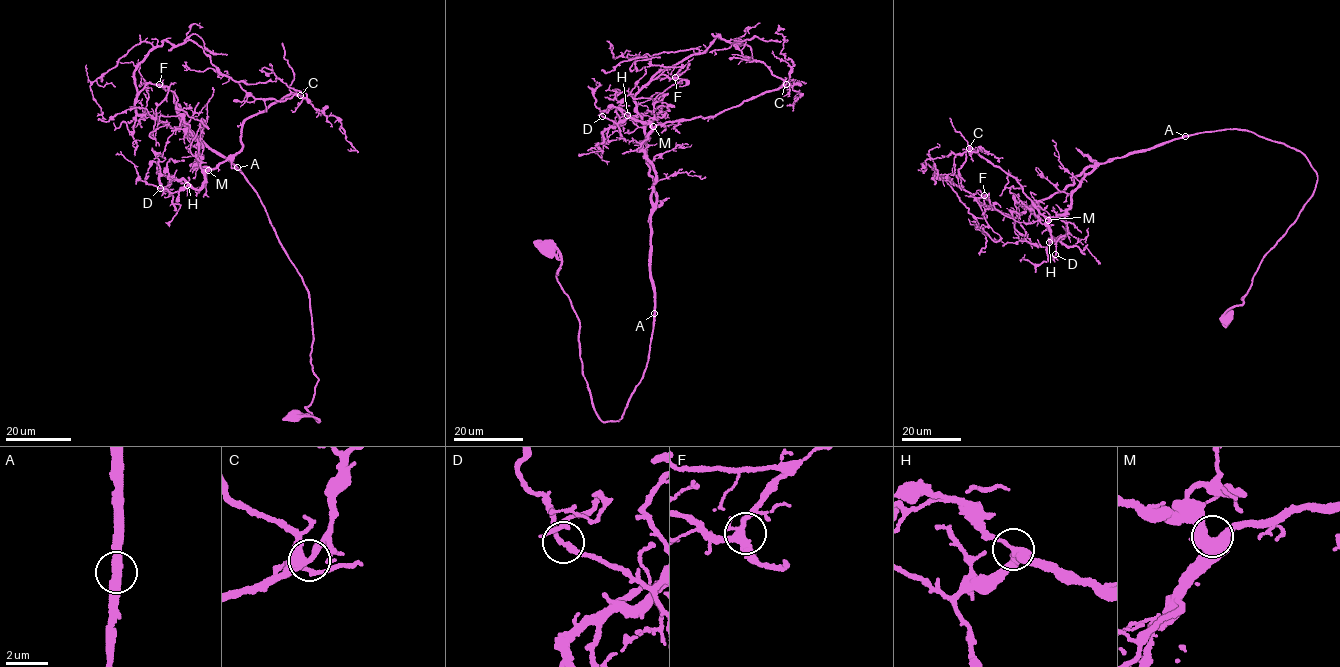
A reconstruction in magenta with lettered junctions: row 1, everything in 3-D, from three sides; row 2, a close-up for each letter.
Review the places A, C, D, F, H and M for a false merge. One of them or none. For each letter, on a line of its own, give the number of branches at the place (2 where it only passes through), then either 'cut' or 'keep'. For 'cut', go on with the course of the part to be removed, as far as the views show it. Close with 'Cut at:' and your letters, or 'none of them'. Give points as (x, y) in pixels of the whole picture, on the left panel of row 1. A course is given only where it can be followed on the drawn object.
A: branches 2; cut; course (236, 168), (184, 122), (179, 130), (134, 111), (135, 70), (165, 40), (191, 40), (237, 81), (276, 80)
C: branches 2; keep
D: branches 2; keep
F: branches 3; keep
H: branches 3; keep
M: branches 3; keep
Cut at: A

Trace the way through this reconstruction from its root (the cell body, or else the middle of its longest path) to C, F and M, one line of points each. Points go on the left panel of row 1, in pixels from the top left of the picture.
C: (294, 414), (320, 420), (307, 288), (243, 174), (184, 125), (212, 169), (239, 153), (246, 120), (300, 95)
F: (294, 414), (320, 420), (307, 288), (238, 169), (184, 122), (134, 111), (159, 84)
M: (294, 414), (320, 420), (307, 290), (243, 174), (184, 125), (208, 170)

